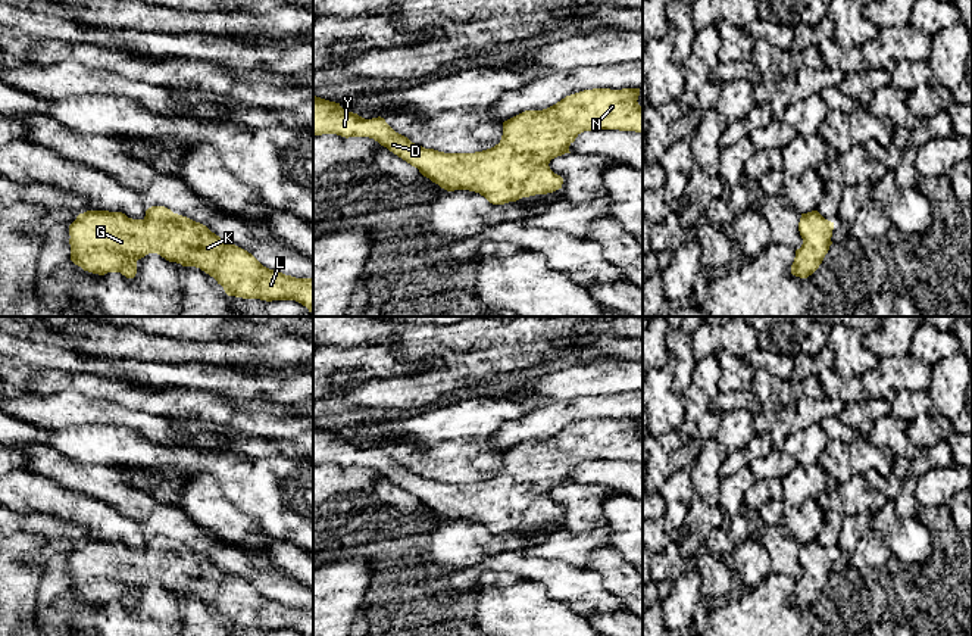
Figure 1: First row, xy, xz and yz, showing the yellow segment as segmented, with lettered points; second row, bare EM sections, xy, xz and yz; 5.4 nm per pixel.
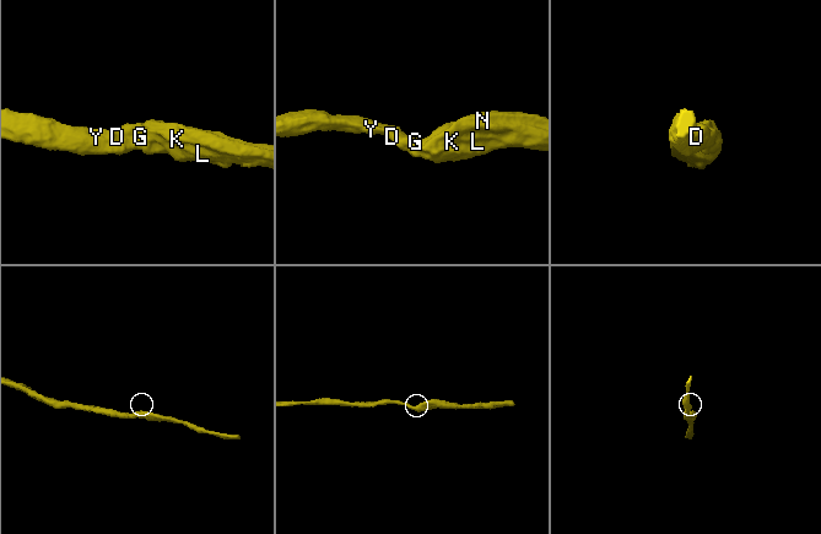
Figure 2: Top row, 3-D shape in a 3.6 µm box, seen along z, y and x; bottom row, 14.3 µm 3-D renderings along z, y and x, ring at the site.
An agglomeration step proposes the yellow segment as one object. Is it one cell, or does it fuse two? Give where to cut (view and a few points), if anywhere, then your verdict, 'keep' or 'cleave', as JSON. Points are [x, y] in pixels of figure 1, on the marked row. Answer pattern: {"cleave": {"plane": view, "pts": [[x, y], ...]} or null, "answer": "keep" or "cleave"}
{"cleave": null, "answer": "keep"}

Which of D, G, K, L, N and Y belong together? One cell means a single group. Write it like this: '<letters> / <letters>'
D G K L N Y

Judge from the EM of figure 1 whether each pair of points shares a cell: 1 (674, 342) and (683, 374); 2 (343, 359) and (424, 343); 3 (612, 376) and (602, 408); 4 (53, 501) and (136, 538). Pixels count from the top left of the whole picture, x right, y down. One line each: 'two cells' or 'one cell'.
1: one cell
2: two cells
3: two cells
4: one cell

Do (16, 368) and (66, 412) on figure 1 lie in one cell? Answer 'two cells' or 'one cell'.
two cells

